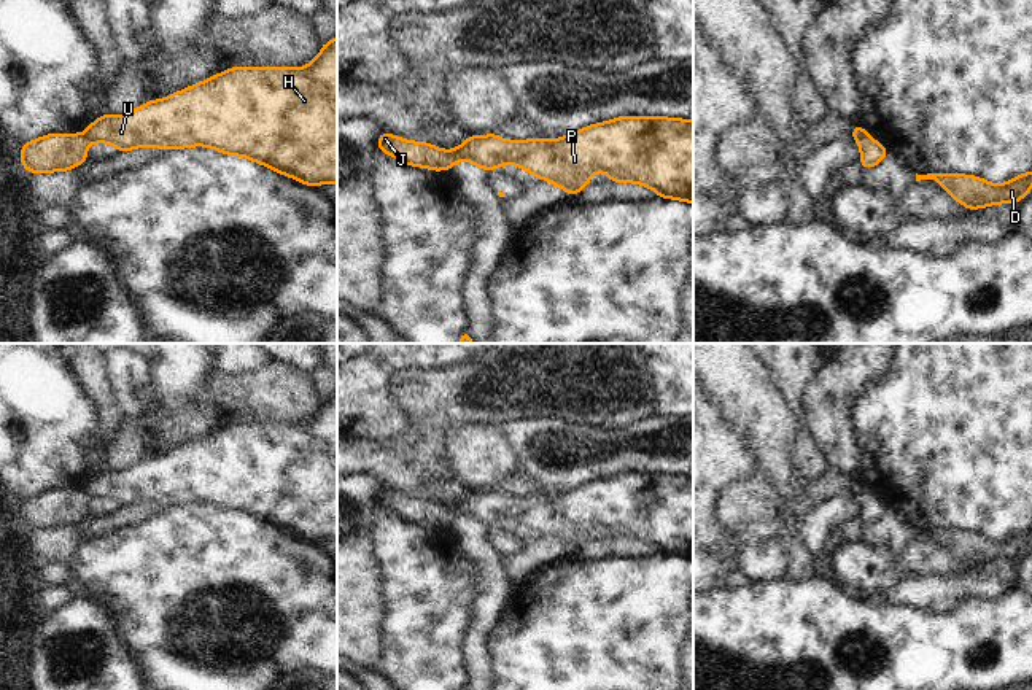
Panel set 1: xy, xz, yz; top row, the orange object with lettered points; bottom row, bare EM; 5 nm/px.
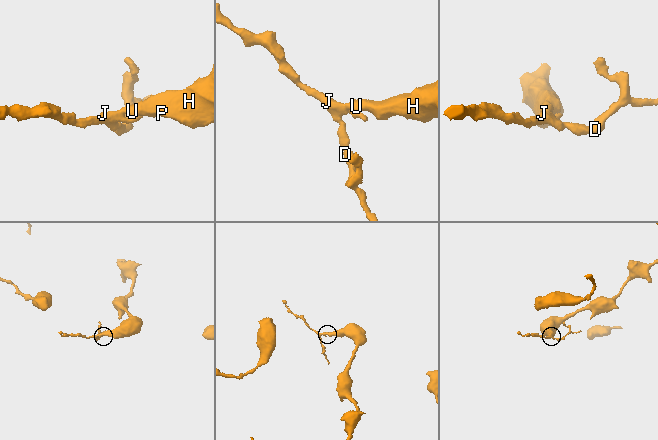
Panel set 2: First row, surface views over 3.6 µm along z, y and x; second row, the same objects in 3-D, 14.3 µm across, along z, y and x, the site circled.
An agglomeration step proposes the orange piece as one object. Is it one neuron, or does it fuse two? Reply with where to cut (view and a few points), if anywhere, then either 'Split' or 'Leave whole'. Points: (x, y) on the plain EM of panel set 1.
Split along xz (444, 507), (452, 522). Split.

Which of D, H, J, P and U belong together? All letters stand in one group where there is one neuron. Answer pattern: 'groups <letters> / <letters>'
groups D J / H P U

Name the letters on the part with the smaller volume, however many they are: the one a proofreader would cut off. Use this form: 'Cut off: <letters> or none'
Cut off: D, J

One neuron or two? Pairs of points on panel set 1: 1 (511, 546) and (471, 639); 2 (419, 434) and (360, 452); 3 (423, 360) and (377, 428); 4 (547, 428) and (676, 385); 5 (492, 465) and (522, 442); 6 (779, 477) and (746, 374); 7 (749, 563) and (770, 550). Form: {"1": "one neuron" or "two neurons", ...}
{"1": "two neurons", "2": "one neuron", "3": "one neuron", "4": "two neurons", "5": "two neurons", "6": "one neuron", "7": "one neuron"}

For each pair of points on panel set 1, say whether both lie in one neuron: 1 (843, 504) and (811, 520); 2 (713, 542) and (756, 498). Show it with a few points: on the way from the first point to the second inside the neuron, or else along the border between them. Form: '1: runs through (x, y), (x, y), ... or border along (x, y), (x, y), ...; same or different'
1: runs through (835, 512), (819, 520); same
2: border along (719, 493), (716, 504), (717, 522), (741, 547); different

